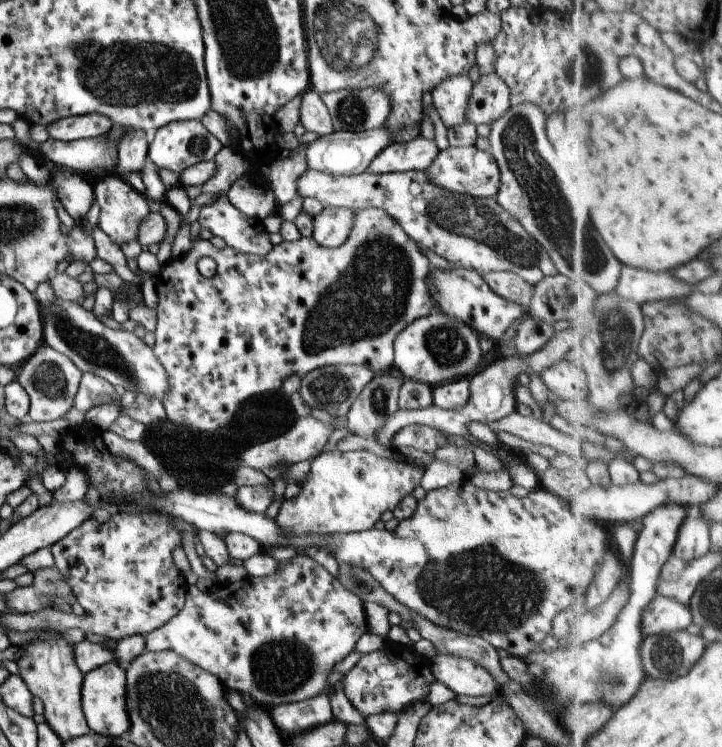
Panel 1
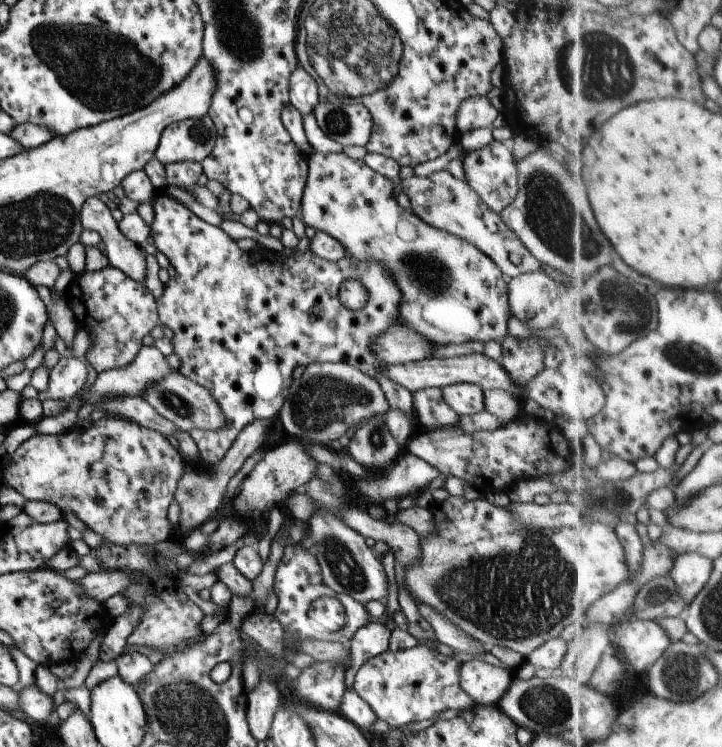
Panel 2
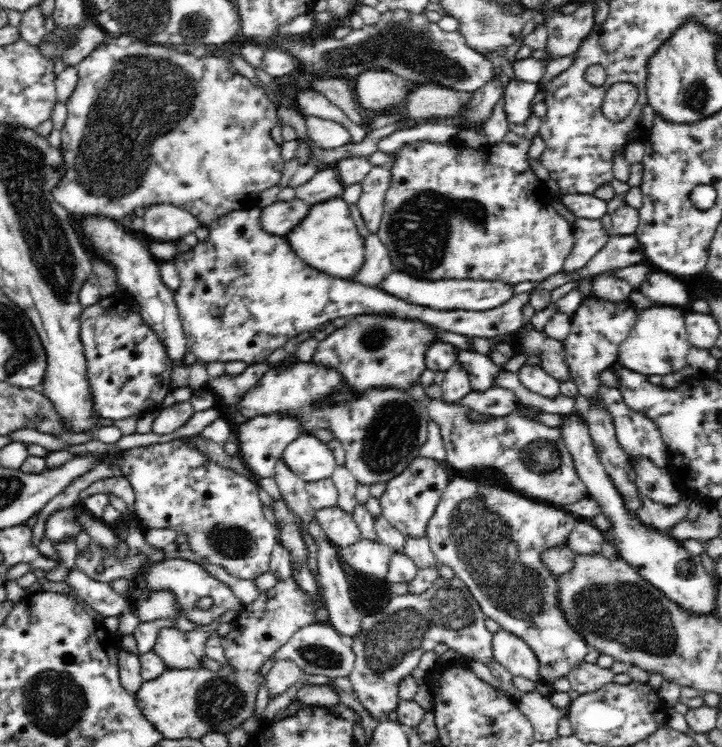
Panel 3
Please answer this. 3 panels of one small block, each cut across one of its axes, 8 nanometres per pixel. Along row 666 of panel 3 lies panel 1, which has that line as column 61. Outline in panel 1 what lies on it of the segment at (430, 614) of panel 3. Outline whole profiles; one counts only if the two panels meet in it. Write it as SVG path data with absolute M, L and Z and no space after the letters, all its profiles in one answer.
M42 345L20 364L16 380L29 396L29 414L33 421L62 419L72 406L83 372L61 352L50 345Z

